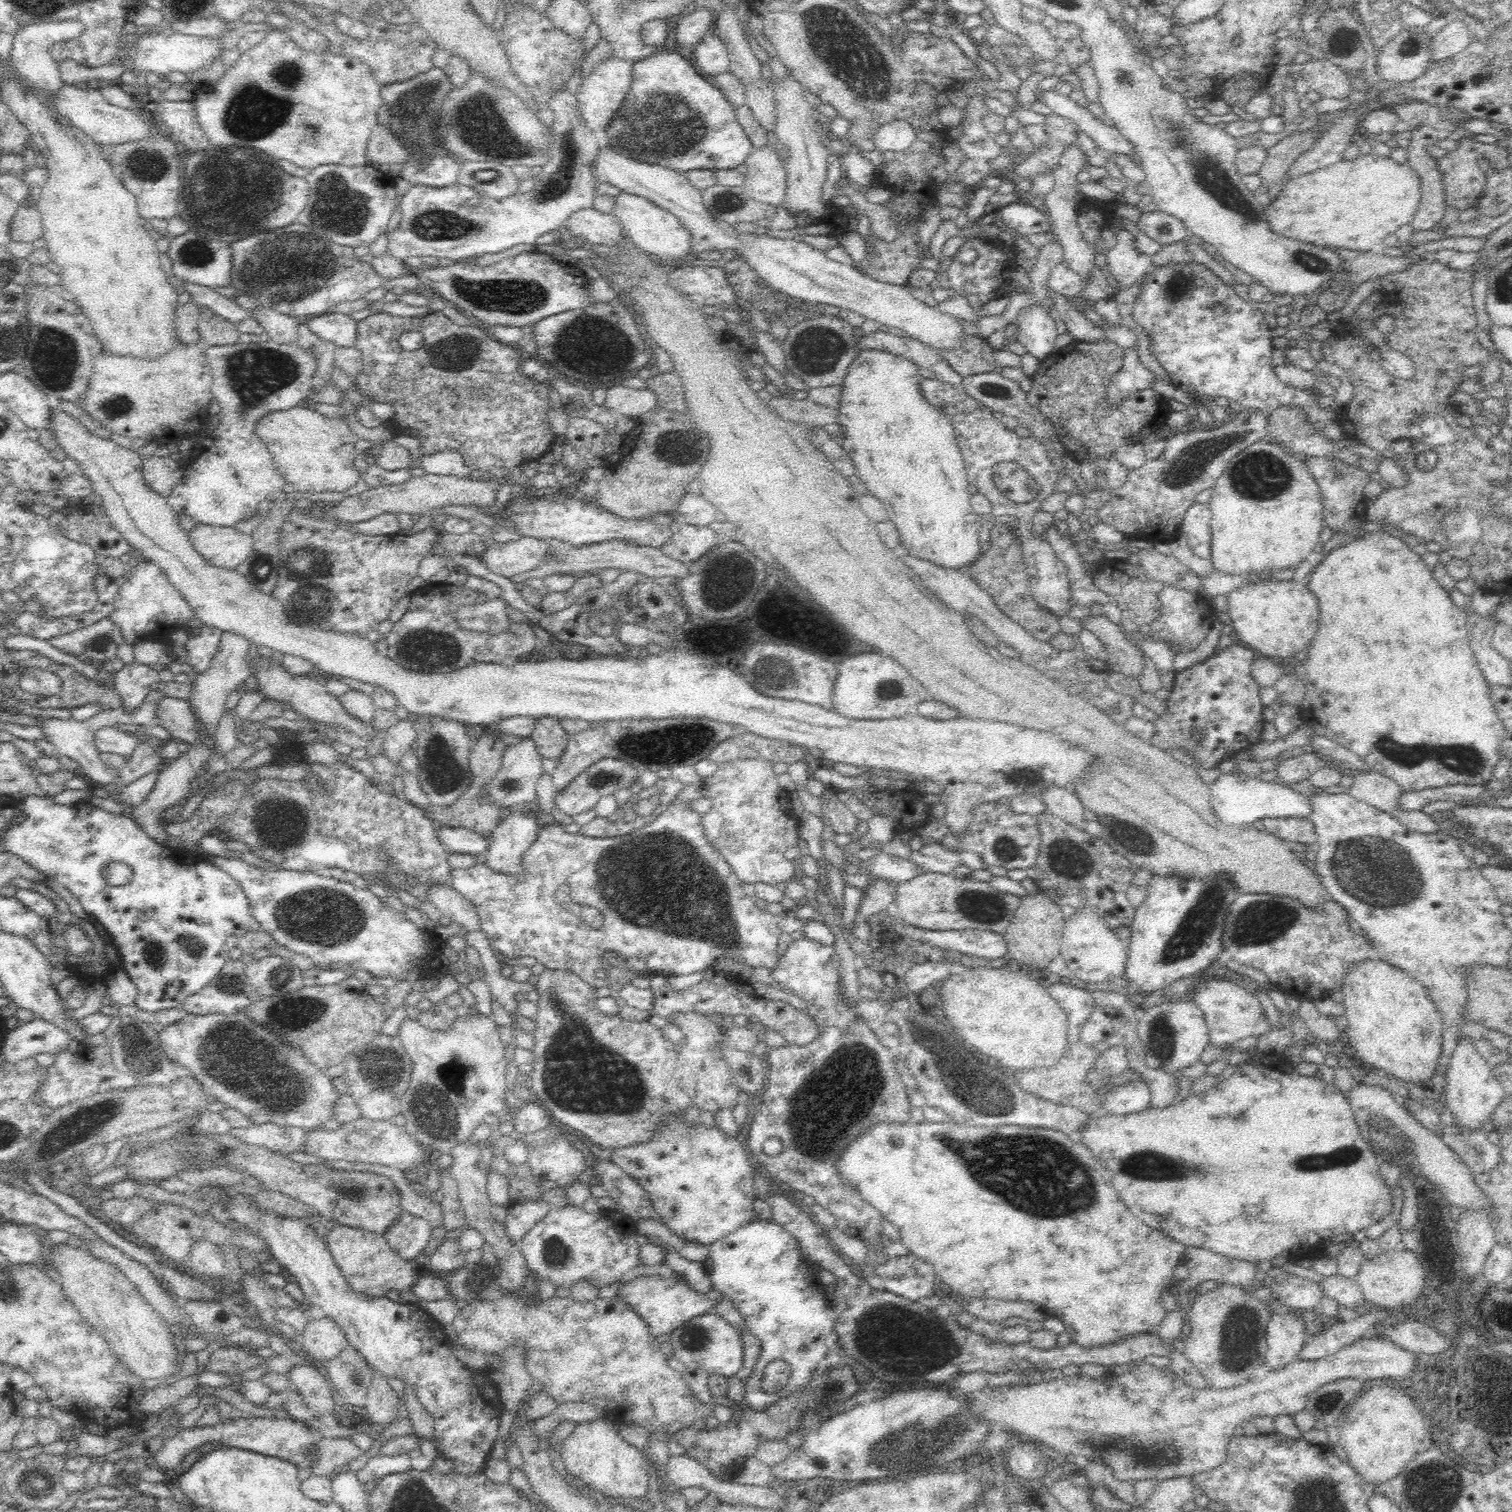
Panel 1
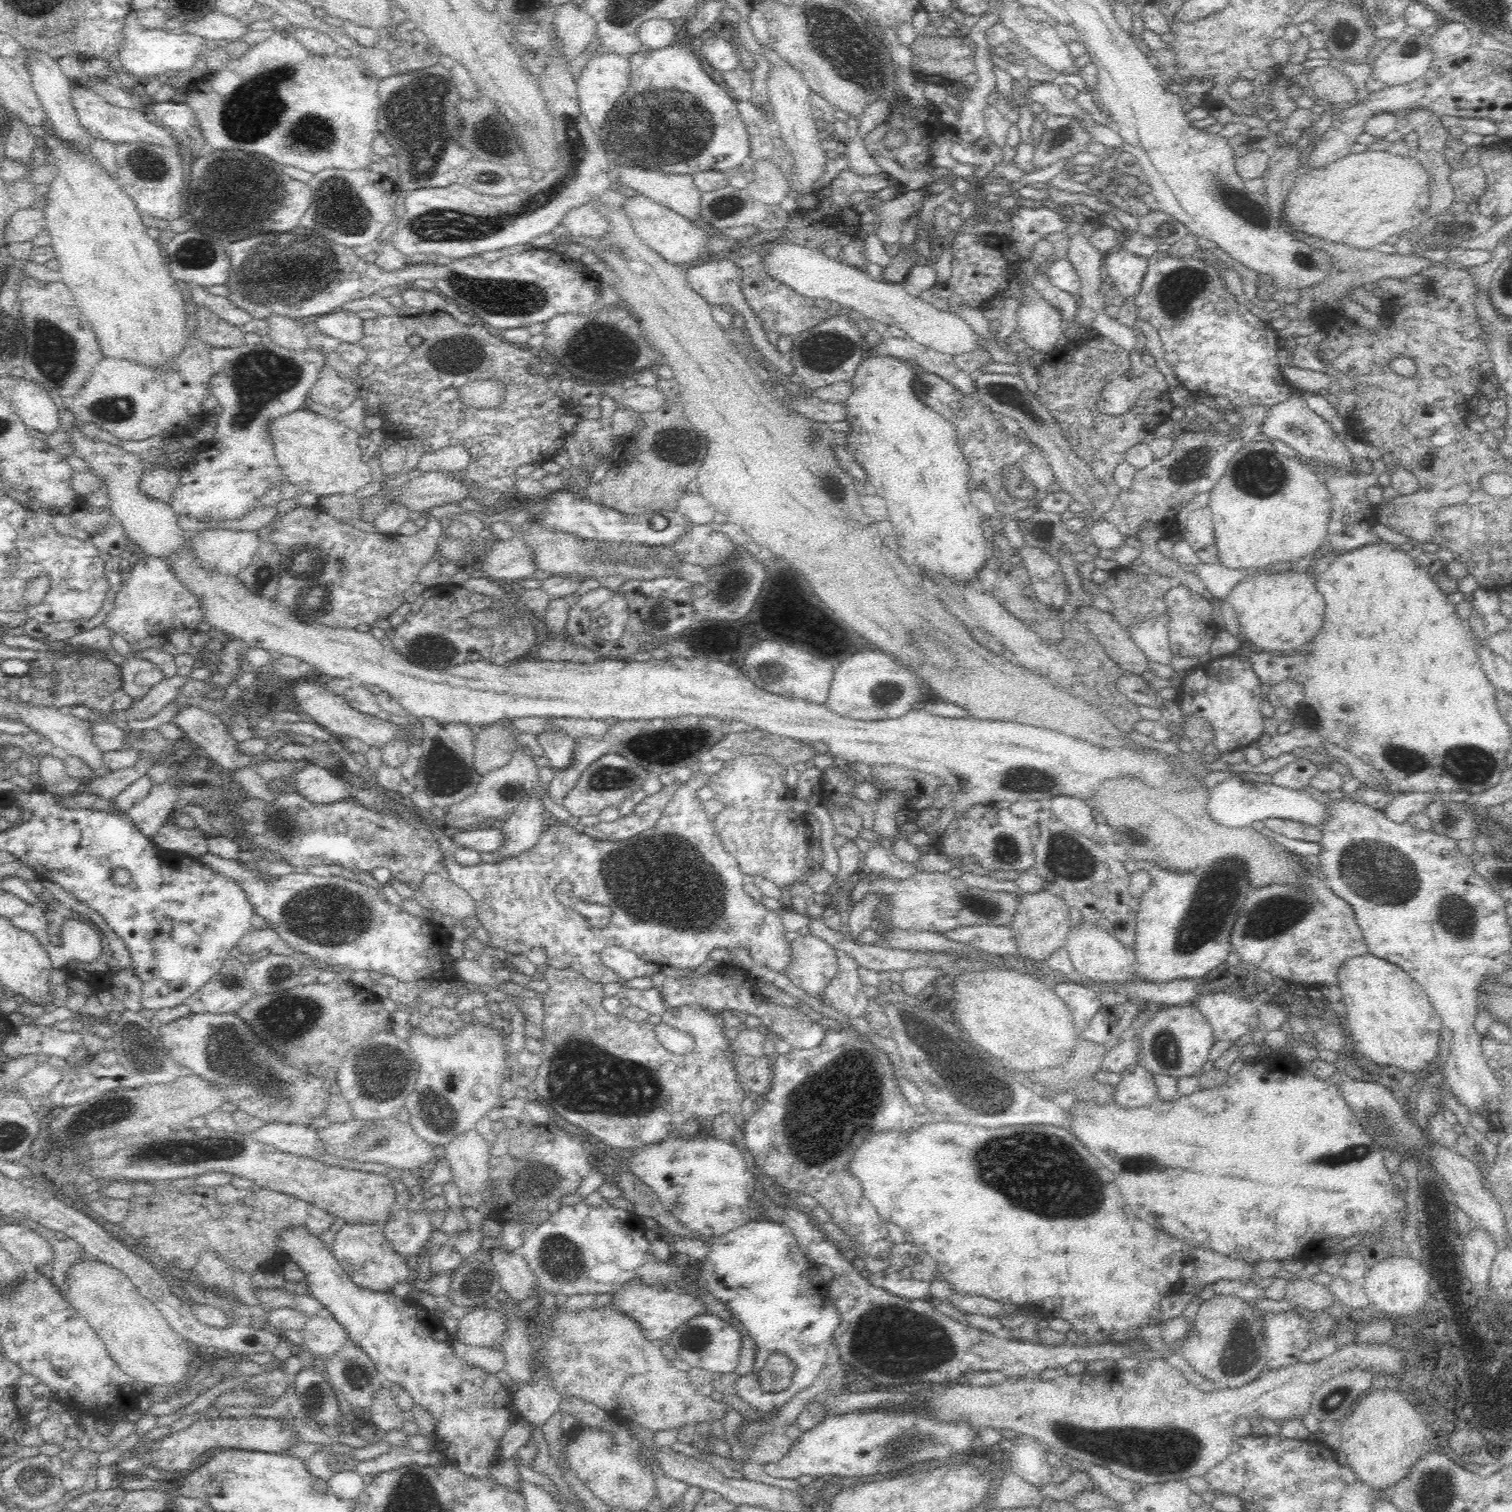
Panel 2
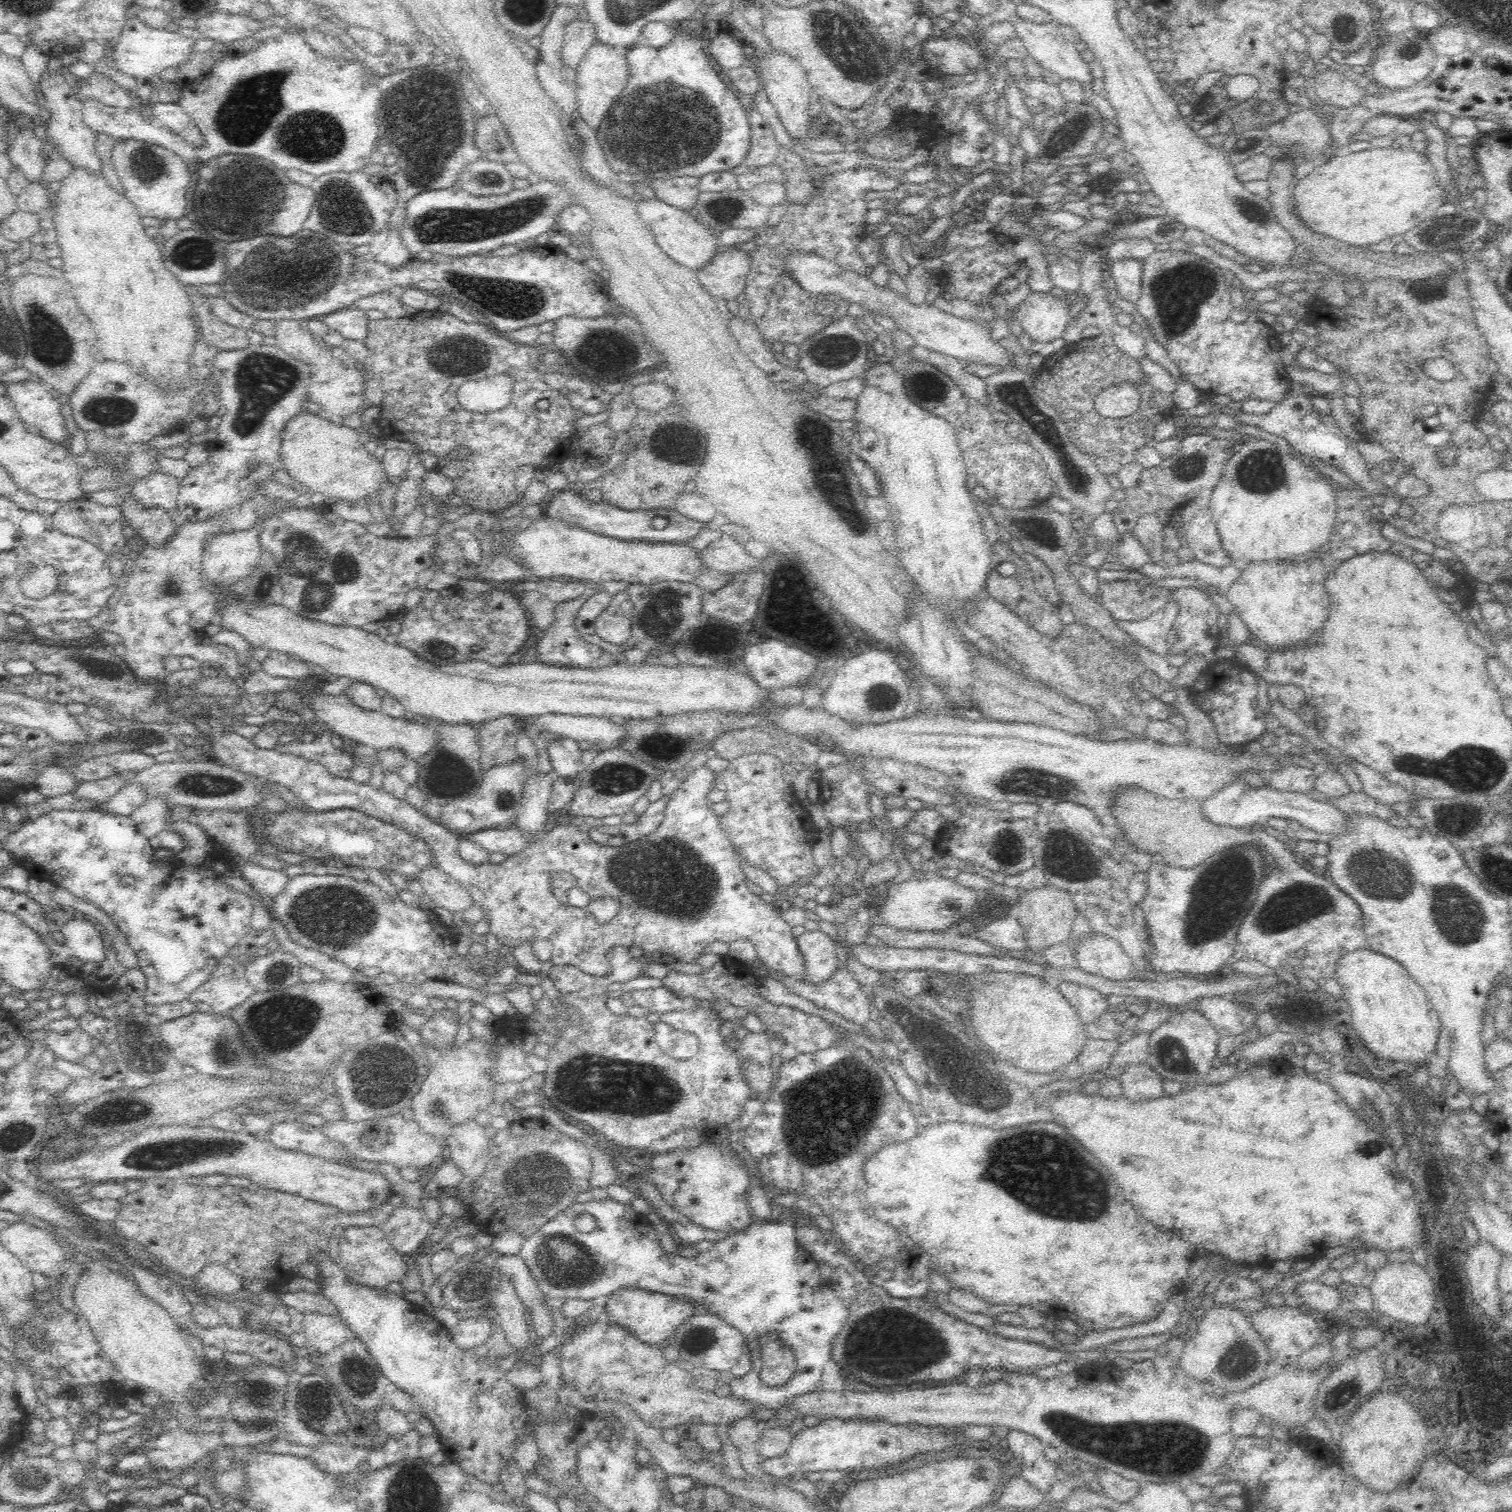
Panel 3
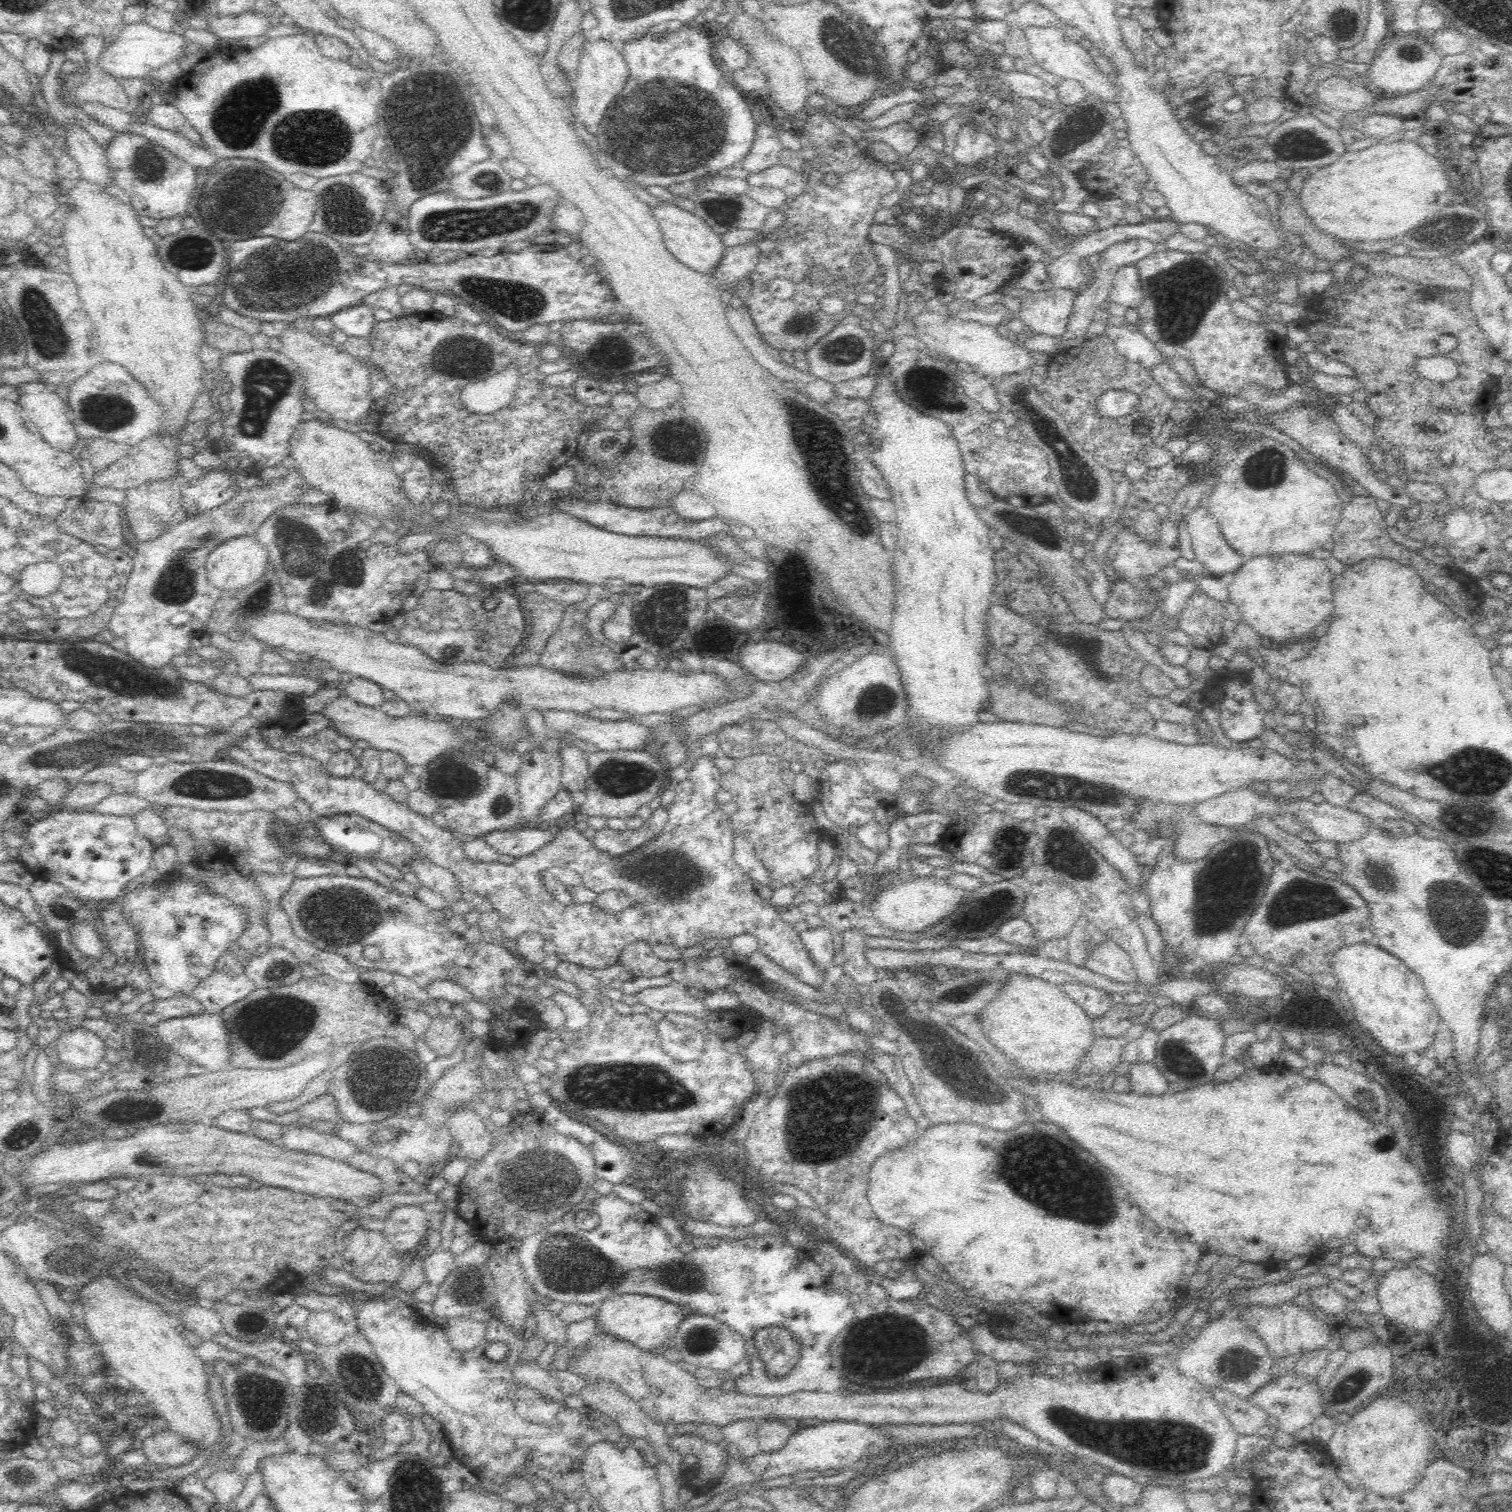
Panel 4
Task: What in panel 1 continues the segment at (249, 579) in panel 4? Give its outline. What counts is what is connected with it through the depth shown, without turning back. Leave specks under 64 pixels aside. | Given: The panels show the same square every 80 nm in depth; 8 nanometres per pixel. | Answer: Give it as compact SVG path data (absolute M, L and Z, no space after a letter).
M197 525L189 532L189 539L194 550L210 565L226 570L237 568L250 556L254 548L251 534L236 531L234 527L220 527L214 525Z

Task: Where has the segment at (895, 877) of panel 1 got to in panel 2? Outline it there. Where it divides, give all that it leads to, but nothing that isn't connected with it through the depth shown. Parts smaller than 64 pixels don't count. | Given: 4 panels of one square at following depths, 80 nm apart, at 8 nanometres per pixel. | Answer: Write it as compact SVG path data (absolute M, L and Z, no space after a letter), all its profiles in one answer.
M878 842L866 852L861 868L864 872L883 872L889 874L896 881L904 880L917 871L917 867L901 861L893 851L893 847L886 848Z

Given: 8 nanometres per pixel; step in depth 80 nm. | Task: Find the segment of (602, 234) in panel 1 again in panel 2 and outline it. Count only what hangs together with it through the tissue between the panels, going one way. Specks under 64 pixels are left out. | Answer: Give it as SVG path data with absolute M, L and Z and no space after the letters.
M588 205L568 210L561 225L568 231L567 235L571 235L573 239L589 237L596 240L609 232L607 220Z

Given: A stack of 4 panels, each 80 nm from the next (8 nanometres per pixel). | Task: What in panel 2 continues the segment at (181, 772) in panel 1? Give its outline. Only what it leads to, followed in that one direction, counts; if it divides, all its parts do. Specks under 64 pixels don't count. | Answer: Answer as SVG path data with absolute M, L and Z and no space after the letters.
M170 781L151 785L146 798L128 810L127 815L135 822L139 832L152 840L166 824L168 816L178 806L178 783Z

